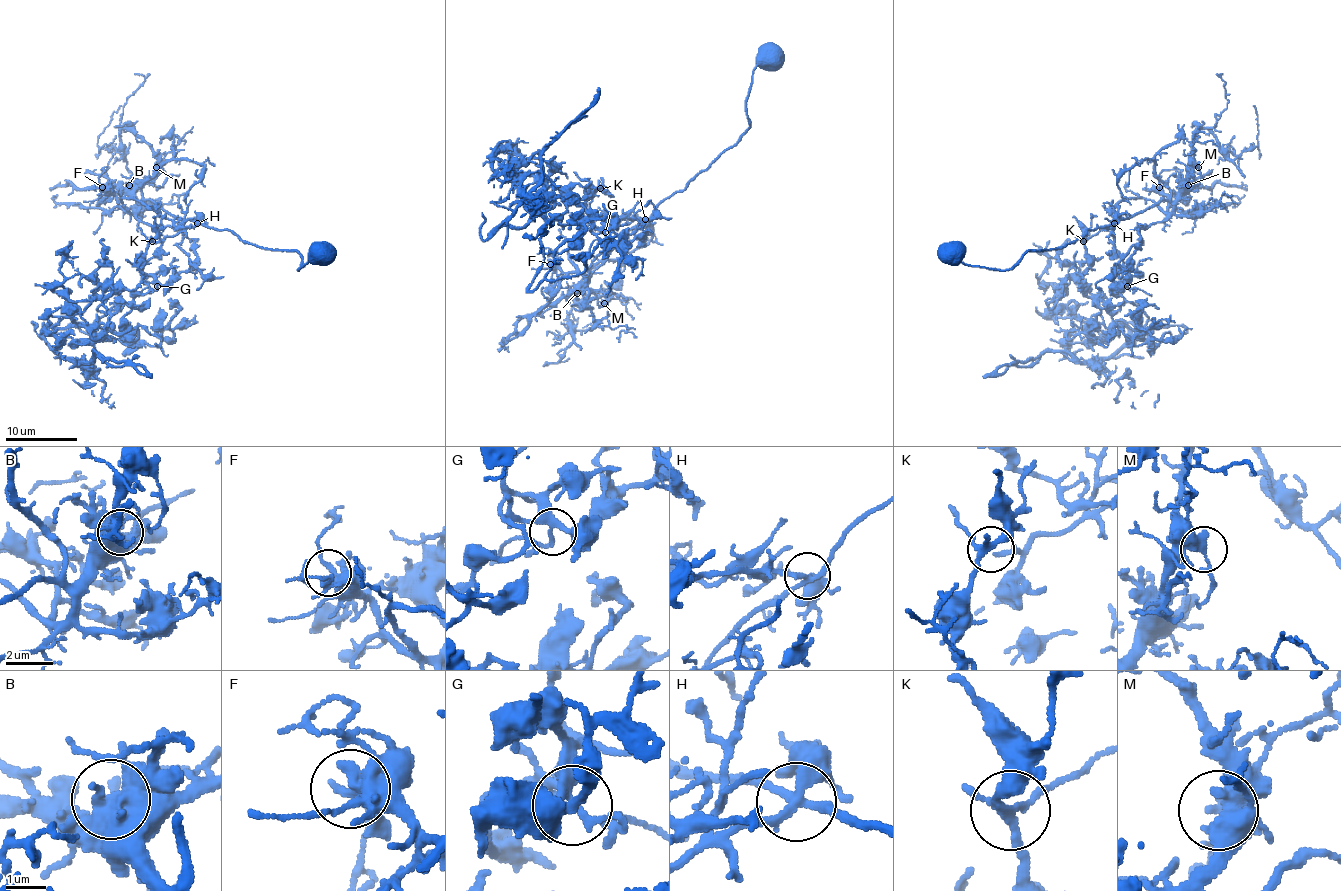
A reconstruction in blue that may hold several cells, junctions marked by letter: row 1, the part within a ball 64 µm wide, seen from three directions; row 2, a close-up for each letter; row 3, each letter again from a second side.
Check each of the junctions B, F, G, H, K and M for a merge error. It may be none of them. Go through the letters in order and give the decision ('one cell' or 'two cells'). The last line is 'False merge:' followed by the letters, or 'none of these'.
B: one cell
F: one cell
G: one cell
H: two cells
K: one cell
M: one cell
False merge: H

